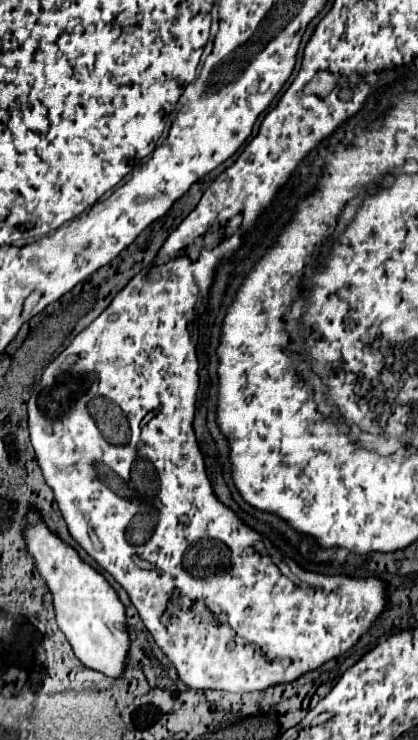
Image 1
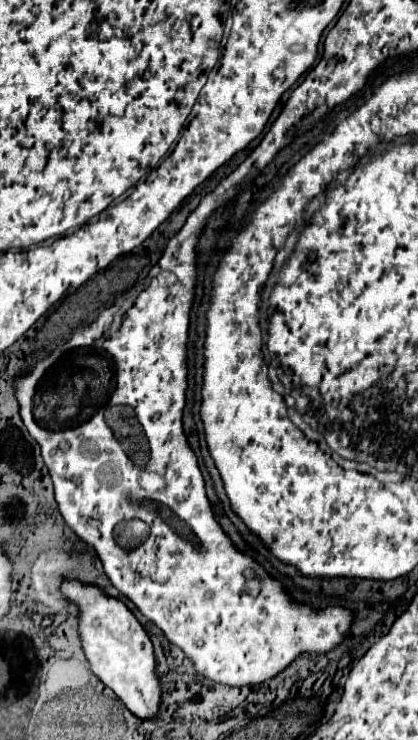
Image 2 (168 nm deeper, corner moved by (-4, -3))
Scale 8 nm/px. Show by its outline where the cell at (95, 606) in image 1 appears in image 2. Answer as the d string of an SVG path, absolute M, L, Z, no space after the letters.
M64 580L62 594L78 606L78 638L90 670L114 690L114 694L126 704L138 718L150 718L160 706L160 682L154 672L152 642L136 616L118 598L108 596L100 586L80 580Z

